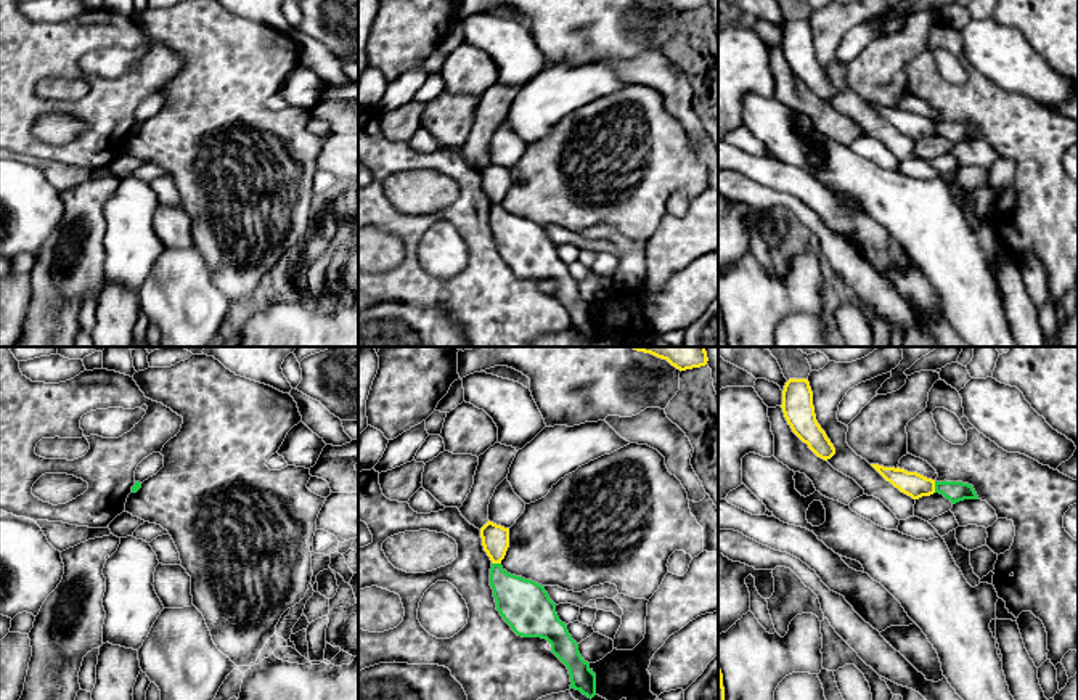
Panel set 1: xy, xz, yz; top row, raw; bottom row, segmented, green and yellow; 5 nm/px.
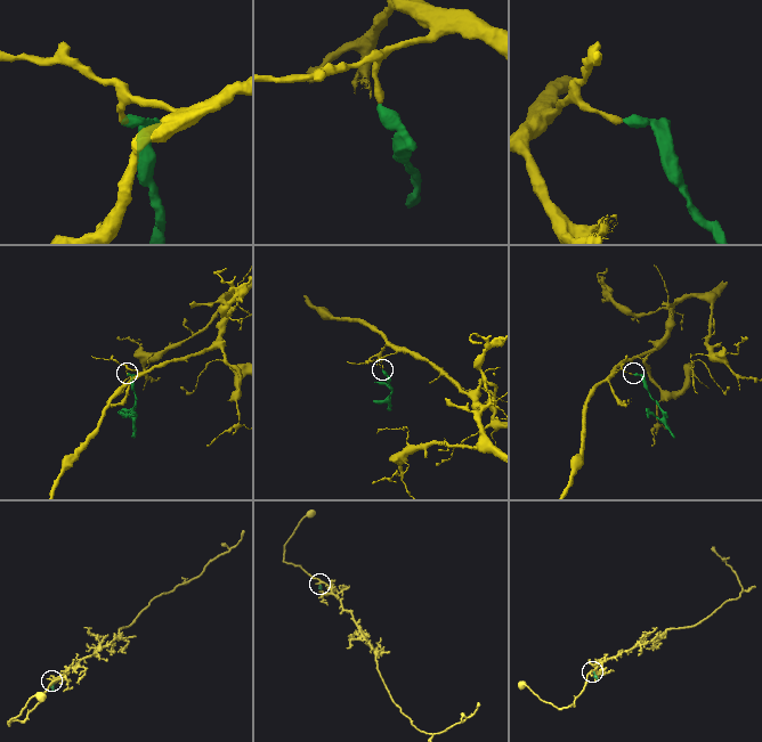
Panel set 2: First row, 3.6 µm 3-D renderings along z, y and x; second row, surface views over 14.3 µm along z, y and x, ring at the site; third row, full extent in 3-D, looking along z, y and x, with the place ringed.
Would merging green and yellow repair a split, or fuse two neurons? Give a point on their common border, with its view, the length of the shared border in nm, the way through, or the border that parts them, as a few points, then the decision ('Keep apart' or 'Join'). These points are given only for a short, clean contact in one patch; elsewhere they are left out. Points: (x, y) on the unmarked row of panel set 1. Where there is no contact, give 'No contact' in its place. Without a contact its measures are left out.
Touches green at yz (935, 127). Shared border 60 nm. Boundary: yz (934, 122), (935, 132). Keep apart

